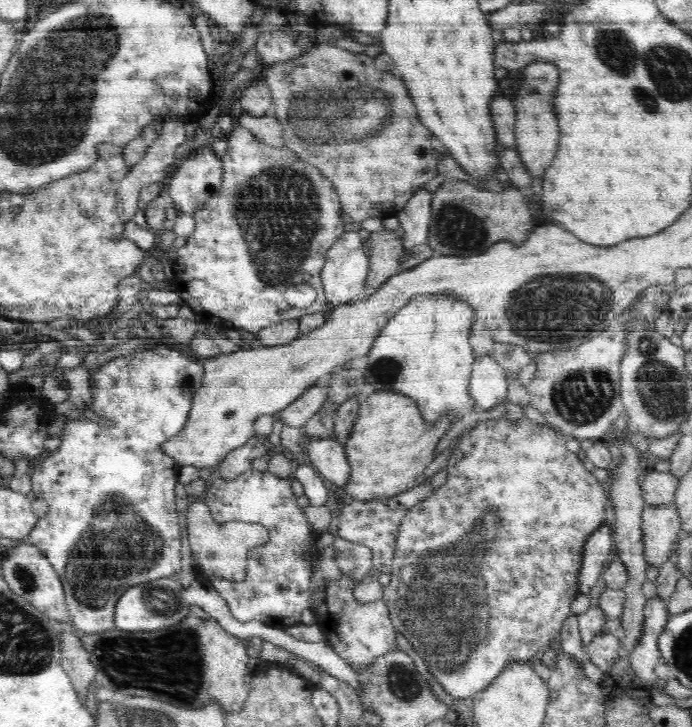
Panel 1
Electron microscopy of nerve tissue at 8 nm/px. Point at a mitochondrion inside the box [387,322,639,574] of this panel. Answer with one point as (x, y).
(581, 397)

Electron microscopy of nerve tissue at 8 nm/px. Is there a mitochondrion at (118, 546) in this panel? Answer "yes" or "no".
yes

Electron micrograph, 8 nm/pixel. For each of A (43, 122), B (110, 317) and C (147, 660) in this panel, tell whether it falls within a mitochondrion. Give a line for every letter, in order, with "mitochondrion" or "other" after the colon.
A: mitochondrion
B: other
C: mitochondrion

